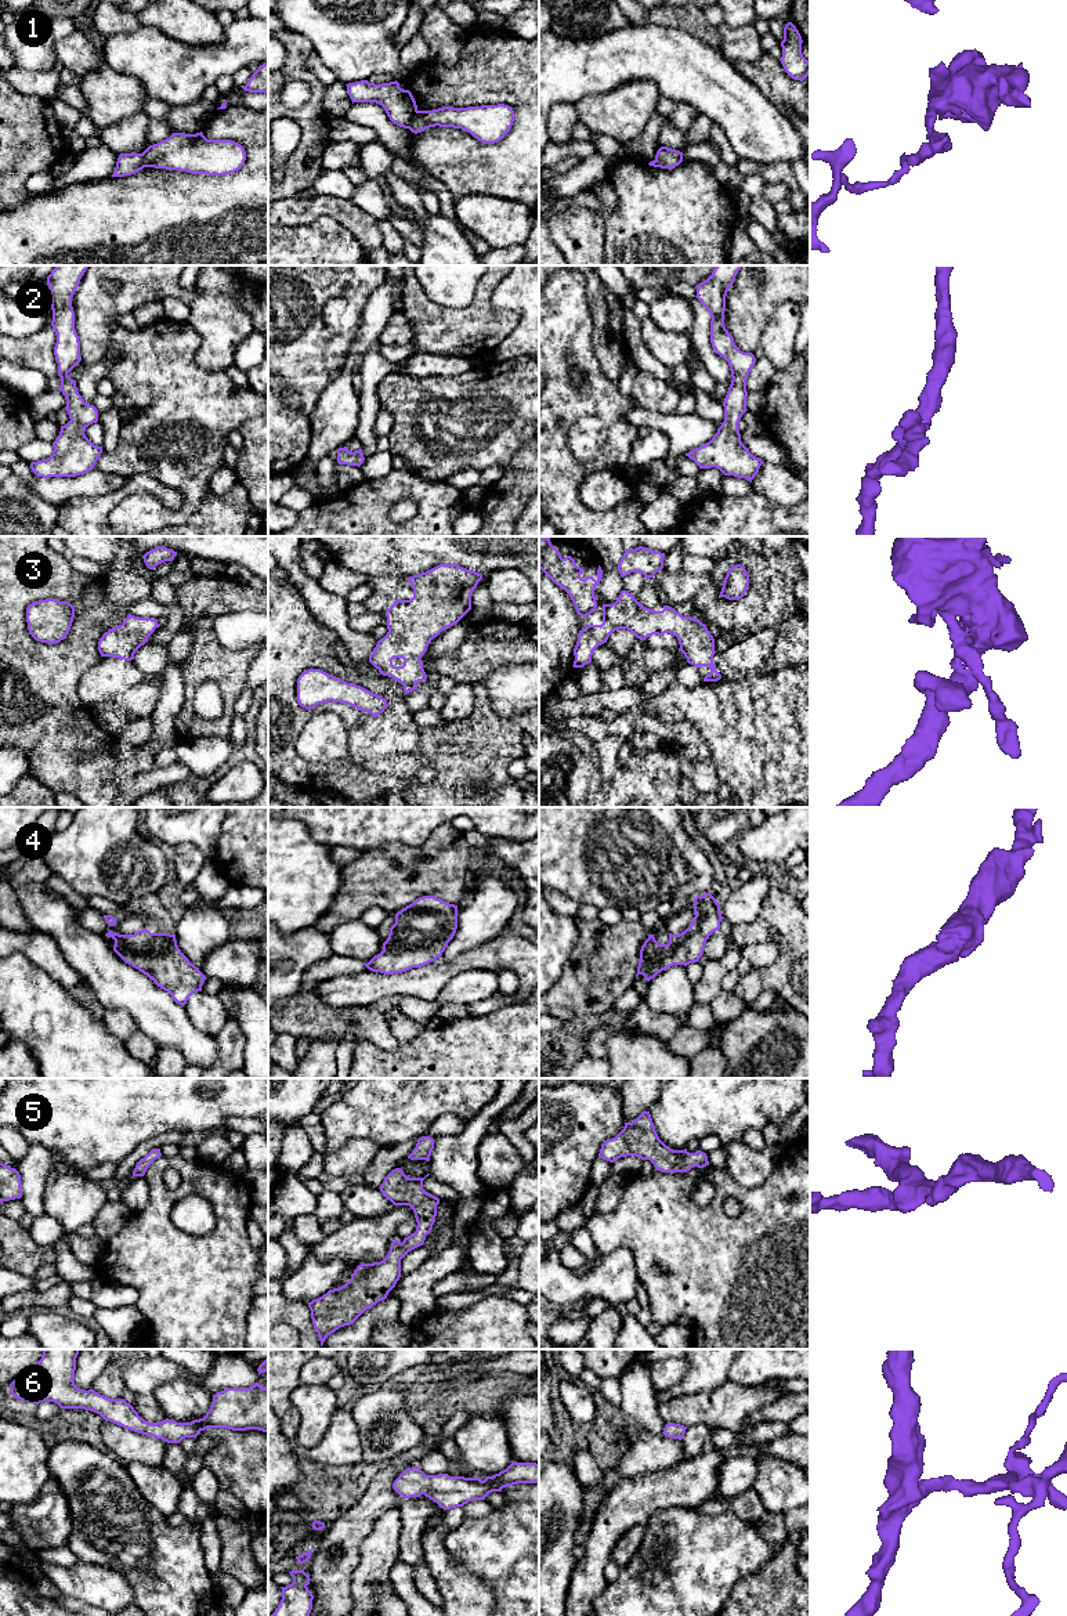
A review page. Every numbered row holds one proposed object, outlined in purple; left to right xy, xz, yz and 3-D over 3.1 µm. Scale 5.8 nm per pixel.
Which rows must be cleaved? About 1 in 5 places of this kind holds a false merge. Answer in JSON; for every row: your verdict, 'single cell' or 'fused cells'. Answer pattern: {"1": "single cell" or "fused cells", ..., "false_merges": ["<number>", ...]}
{"1": "fused cells", "2": "single cell", "3": "single cell", "4": "single cell", "5": "single cell", "6": "single cell", "false_merges": ["1"]}

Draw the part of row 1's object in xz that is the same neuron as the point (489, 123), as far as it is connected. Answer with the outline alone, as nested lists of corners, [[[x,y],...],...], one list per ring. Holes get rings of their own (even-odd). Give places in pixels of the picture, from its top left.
[[[504,104],[453,108],[444,106],[433,111],[417,111],[409,130],[415,134],[430,127],[453,127],[470,133],[484,144],[500,141],[511,129],[514,111]]]

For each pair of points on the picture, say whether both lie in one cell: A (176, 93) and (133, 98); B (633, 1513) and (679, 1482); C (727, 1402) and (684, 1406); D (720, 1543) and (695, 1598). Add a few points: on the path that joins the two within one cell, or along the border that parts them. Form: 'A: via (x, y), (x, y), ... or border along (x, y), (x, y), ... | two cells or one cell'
A: border along (125, 75), (131, 75), (149, 97) | two cells
B: via (644, 1501), (654, 1492), (668, 1488) | one cell
C: via (716, 1406), (695, 1406) | one cell
D: via (706, 1557), (695, 1568), (695, 1584) | one cell

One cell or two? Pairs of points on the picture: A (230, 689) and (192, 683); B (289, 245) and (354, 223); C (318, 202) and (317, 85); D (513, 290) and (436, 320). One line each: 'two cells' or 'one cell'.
A: one cell
B: two cells
C: two cells
D: two cells

